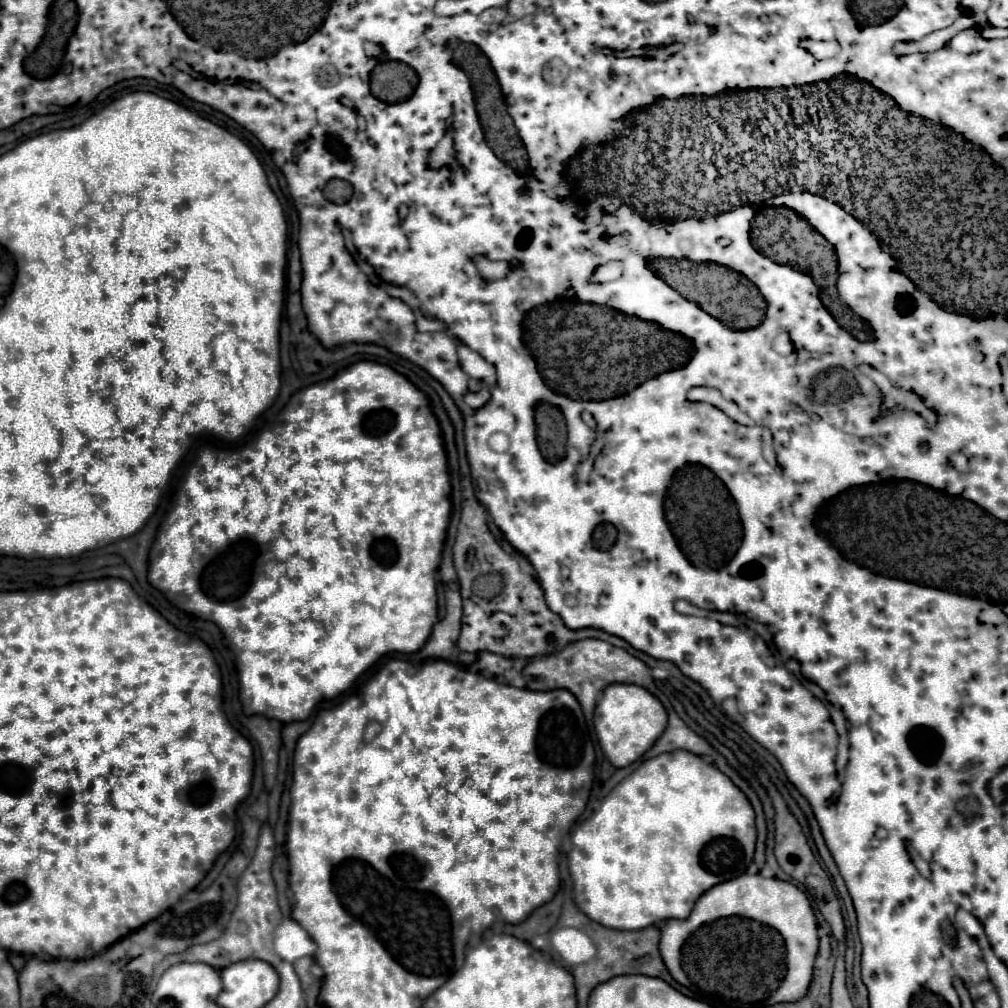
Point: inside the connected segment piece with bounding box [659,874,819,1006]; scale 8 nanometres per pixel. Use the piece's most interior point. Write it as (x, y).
(781, 905)

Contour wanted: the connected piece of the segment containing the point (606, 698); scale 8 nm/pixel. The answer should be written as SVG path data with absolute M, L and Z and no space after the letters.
M613 684L603 690L603 696L595 708L593 726L599 746L607 756L607 760L615 768L625 768L633 764L637 758L641 758L661 736L661 732L667 726L667 712L663 704L655 696L651 696L645 688L629 684Z

